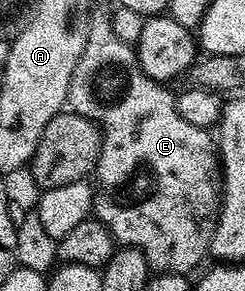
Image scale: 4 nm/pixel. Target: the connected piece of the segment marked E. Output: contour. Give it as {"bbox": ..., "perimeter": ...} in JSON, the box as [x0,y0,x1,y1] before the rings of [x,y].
{"bbox":[68,16,224,274],"perimeter":[[[105,16],[93,18],[90,34],[86,40],[84,51],[80,55],[80,63],[76,63],[76,71],[72,71],[72,83],[70,84],[70,96],[68,105],[73,112],[79,113],[84,119],[94,122],[102,135],[102,150],[98,156],[98,166],[94,169],[92,177],[96,182],[94,190],[93,216],[114,236],[119,246],[131,245],[134,249],[144,251],[151,270],[154,273],[185,273],[193,274],[193,269],[207,259],[210,253],[210,244],[214,238],[214,232],[218,226],[218,214],[222,212],[222,198],[224,196],[224,174],[220,160],[220,150],[209,128],[193,126],[177,111],[175,94],[169,93],[167,86],[160,81],[153,81],[138,65],[138,55],[135,46],[116,39],[109,20]]]}

